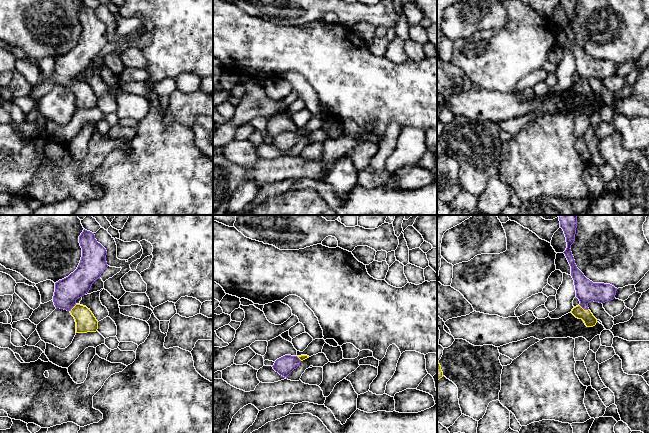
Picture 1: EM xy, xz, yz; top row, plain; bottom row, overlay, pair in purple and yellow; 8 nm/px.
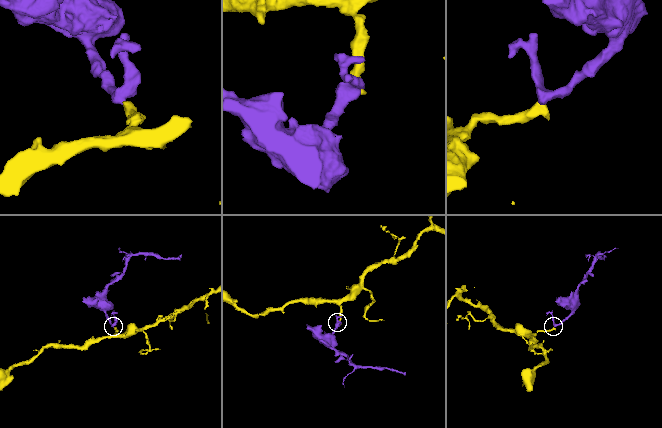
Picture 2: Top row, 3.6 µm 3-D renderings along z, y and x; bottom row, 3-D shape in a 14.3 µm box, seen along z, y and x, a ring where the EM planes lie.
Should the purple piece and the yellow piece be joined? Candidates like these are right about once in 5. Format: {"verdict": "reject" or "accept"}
{"verdict": "accept"}

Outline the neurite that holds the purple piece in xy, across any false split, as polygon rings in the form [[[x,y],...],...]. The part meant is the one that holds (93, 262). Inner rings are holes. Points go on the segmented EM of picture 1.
[[[83,230],[79,236],[82,257],[77,269],[55,283],[53,302],[56,308],[67,310],[76,322],[76,333],[96,332],[98,321],[86,306],[76,300],[89,292],[92,284],[108,267],[106,249],[97,242],[94,233]]]

